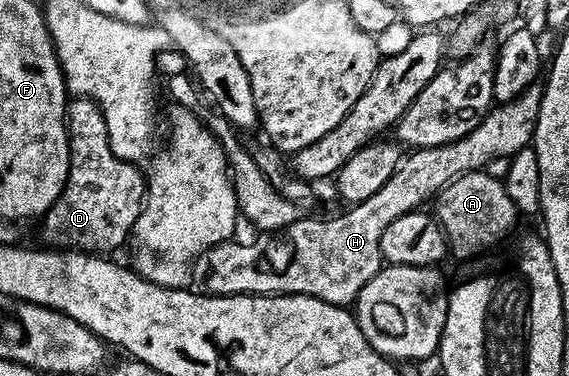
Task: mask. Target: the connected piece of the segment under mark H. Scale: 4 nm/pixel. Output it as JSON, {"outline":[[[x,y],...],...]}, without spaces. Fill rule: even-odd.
{"outline":[[[538,85],[529,87],[524,93],[520,93],[520,97],[491,106],[488,114],[480,121],[480,125],[476,125],[476,129],[472,129],[472,133],[468,133],[463,139],[439,147],[420,147],[411,150],[398,164],[398,170],[384,186],[376,189],[376,193],[372,193],[368,201],[347,206],[343,215],[334,215],[330,220],[299,217],[285,228],[286,239],[282,233],[262,233],[257,236],[259,239],[254,239],[251,243],[227,241],[209,247],[204,256],[205,290],[211,295],[311,295],[337,307],[353,304],[358,298],[360,289],[364,289],[368,281],[375,279],[384,266],[380,253],[380,237],[384,229],[388,229],[388,225],[396,221],[396,217],[404,217],[404,213],[417,211],[423,205],[429,204],[452,180],[467,175],[469,171],[485,169],[493,158],[505,155],[513,157],[518,151],[531,146],[541,100],[542,87]]]}

